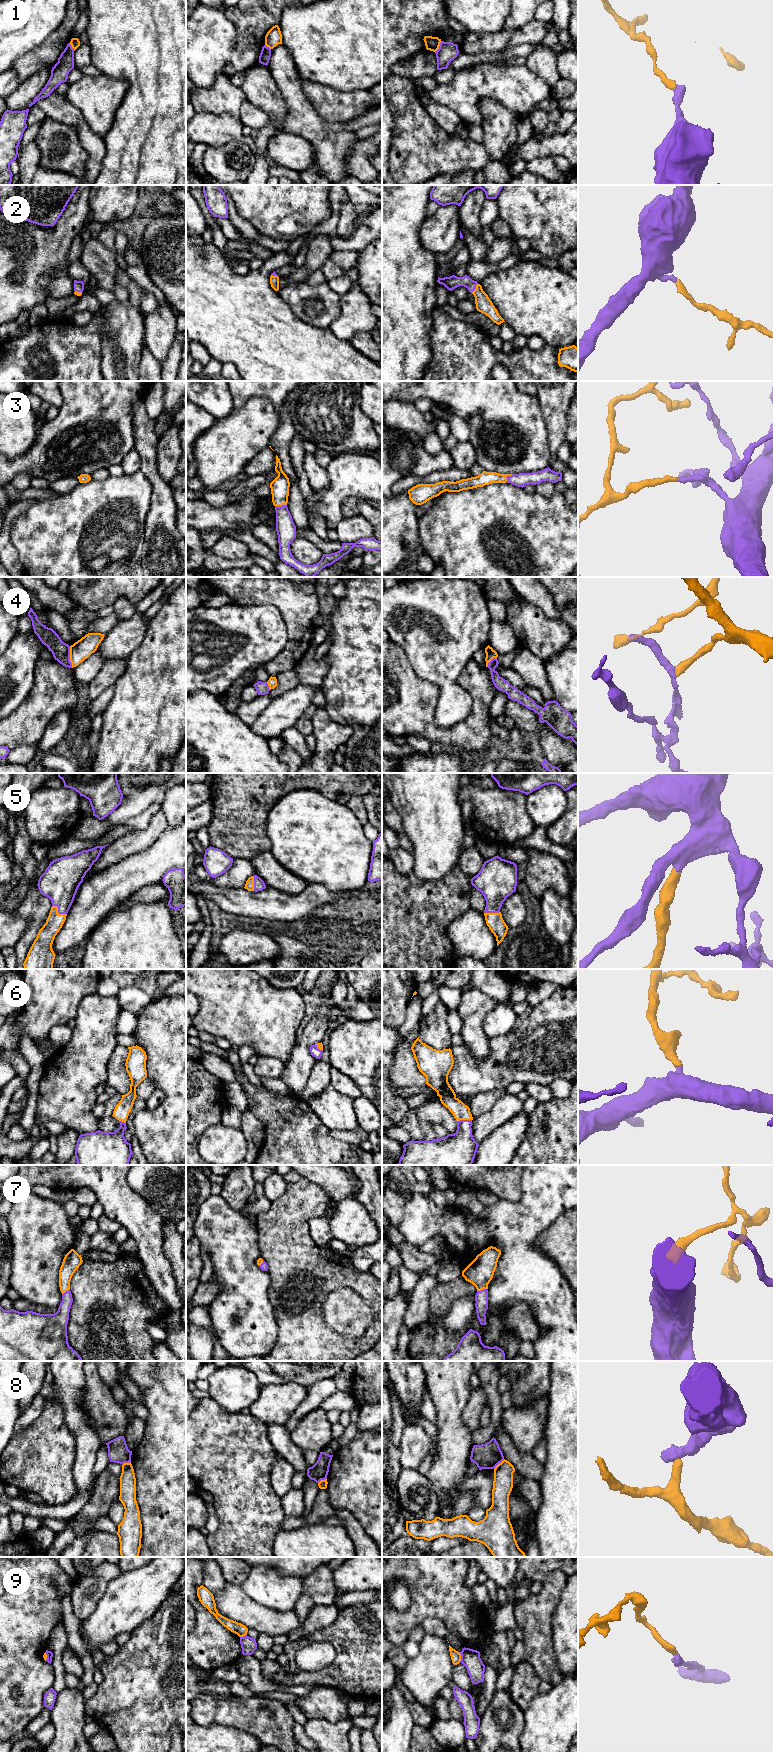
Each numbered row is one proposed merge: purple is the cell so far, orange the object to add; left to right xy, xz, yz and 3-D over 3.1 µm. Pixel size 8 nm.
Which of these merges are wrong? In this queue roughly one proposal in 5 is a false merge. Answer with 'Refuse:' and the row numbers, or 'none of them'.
Refuse: 1, 4, 8, 9

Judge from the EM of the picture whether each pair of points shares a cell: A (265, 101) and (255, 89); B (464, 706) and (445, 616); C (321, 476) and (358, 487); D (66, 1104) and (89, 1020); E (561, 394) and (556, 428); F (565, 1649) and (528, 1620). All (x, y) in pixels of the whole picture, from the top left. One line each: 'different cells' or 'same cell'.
A: same cell
B: same cell
C: different cells
D: same cell
E: same cell
F: different cells

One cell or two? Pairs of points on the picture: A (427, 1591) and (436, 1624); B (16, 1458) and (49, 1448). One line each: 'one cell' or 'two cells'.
A: two cells
B: one cell

